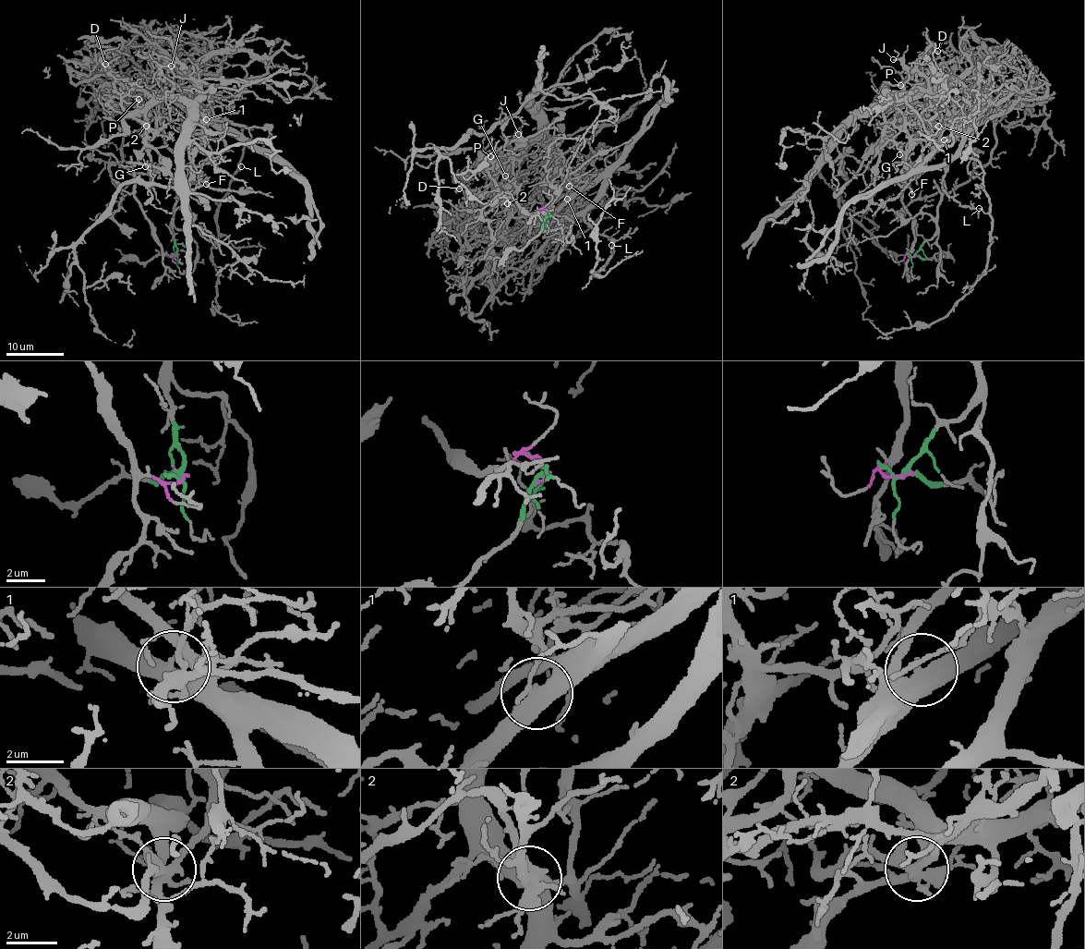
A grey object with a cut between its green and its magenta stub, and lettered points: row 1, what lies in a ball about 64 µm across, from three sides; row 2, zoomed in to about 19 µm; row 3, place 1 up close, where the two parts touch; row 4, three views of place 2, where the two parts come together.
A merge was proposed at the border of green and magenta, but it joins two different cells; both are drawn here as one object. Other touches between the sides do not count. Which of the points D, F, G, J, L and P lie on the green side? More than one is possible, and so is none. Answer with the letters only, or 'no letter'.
F, L

